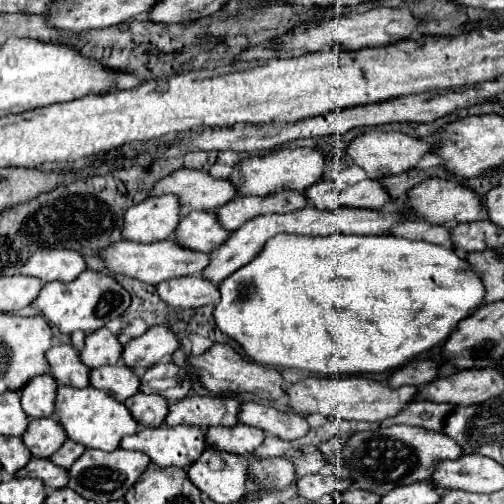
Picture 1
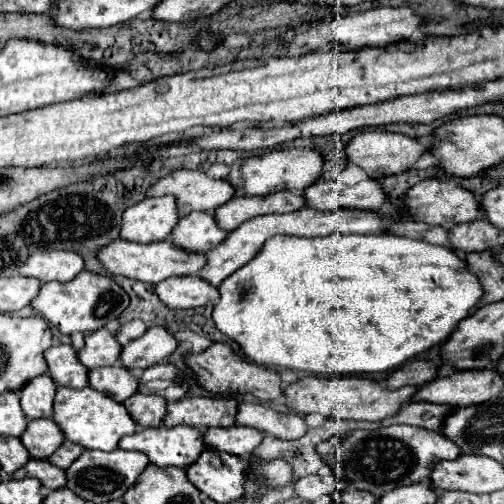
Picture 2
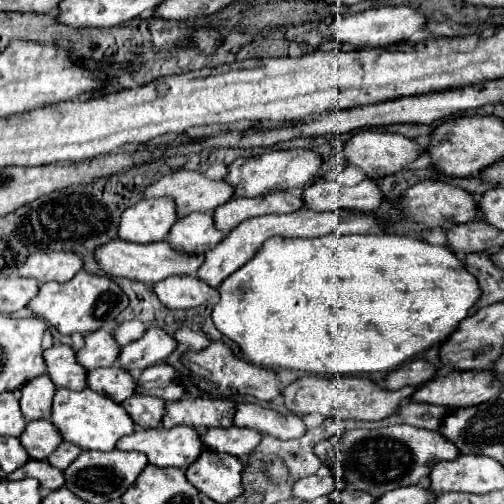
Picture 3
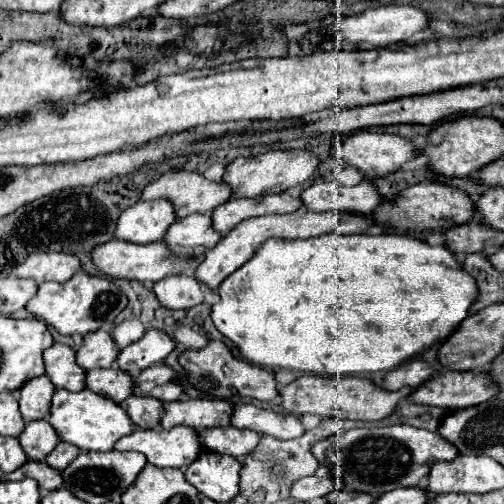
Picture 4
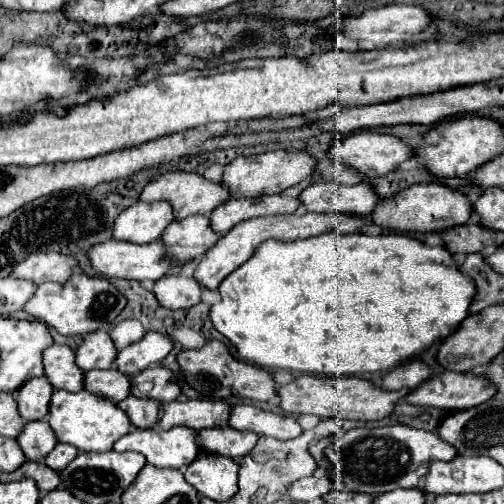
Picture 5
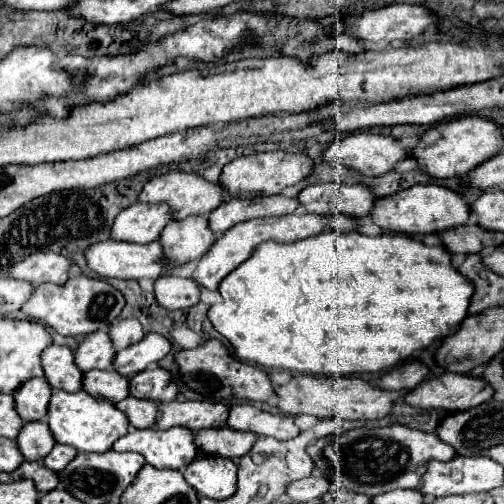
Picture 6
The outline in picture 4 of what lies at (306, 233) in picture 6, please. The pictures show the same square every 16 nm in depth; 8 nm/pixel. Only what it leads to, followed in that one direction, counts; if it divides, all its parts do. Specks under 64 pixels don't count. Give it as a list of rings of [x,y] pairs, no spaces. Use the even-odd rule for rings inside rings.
[[[292,212],[292,214],[282,214],[282,216],[260,216],[260,218],[252,218],[252,220],[244,220],[240,222],[236,228],[232,228],[226,236],[222,236],[218,240],[218,244],[214,248],[210,248],[202,262],[200,268],[196,268],[194,276],[196,280],[200,280],[202,284],[206,284],[210,290],[216,290],[220,286],[220,282],[230,276],[236,268],[240,268],[244,262],[248,262],[248,258],[252,258],[252,254],[256,252],[256,248],[268,240],[268,238],[280,238],[280,240],[296,240],[296,238],[312,238],[312,236],[322,236],[326,232],[338,232],[338,234],[364,234],[368,226],[372,226],[374,222],[366,216],[360,214],[348,214],[348,212]]]

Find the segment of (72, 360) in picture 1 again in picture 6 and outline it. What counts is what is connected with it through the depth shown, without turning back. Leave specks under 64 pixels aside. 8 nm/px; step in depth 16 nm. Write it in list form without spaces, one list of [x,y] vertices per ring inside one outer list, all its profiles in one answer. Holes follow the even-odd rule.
[[[48,346],[40,354],[44,376],[54,390],[78,392],[82,388],[82,372],[76,368],[72,350],[66,346]]]

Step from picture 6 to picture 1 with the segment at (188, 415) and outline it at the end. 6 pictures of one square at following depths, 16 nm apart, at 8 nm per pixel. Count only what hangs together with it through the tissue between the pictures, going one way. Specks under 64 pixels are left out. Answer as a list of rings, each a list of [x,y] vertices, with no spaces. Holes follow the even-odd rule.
[[[188,396],[180,402],[172,402],[168,408],[166,426],[198,426],[202,430],[210,426],[232,426],[236,424],[236,412],[240,402],[228,396]]]

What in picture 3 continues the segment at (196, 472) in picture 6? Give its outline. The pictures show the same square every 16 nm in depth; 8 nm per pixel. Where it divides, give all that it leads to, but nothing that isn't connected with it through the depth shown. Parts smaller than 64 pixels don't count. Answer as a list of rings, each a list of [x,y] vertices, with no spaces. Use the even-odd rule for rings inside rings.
[[[204,450],[200,458],[188,466],[186,480],[204,496],[216,502],[228,502],[242,492],[240,468],[244,468],[242,460]]]

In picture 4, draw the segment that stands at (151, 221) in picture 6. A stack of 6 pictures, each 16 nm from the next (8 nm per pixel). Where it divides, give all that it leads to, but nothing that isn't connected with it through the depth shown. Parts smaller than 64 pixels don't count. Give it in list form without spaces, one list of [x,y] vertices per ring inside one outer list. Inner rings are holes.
[[[140,200],[120,214],[120,220],[116,222],[116,238],[140,244],[156,242],[164,238],[174,220],[176,216],[168,200]]]

